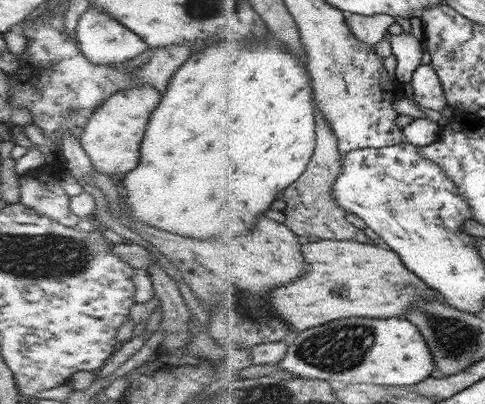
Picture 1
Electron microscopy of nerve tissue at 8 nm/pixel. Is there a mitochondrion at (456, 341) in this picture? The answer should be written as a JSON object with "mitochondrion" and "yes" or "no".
{"mitochondrion":"yes"}

